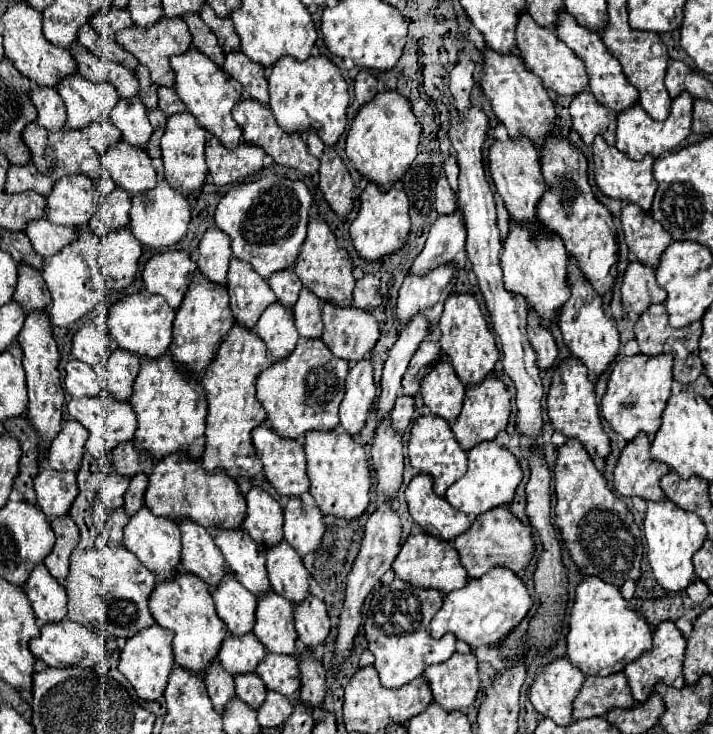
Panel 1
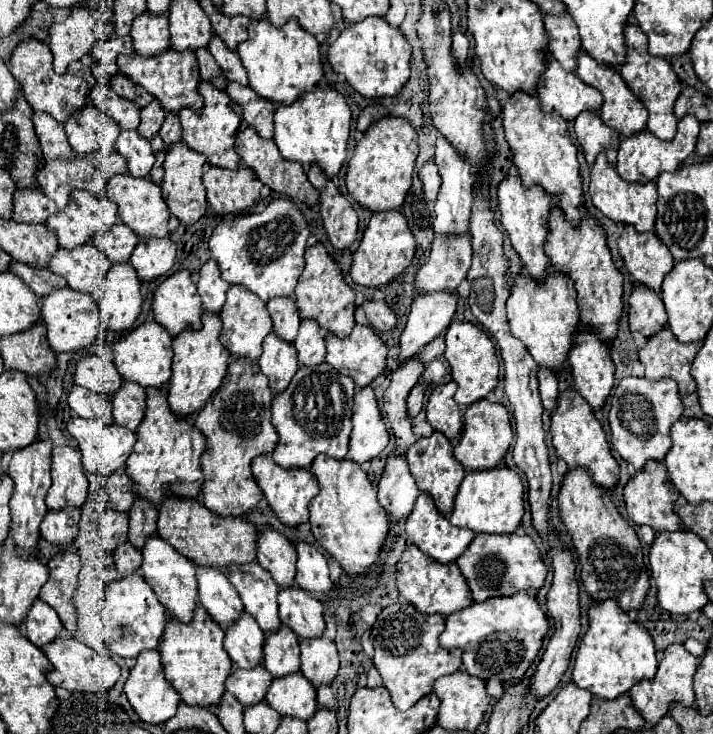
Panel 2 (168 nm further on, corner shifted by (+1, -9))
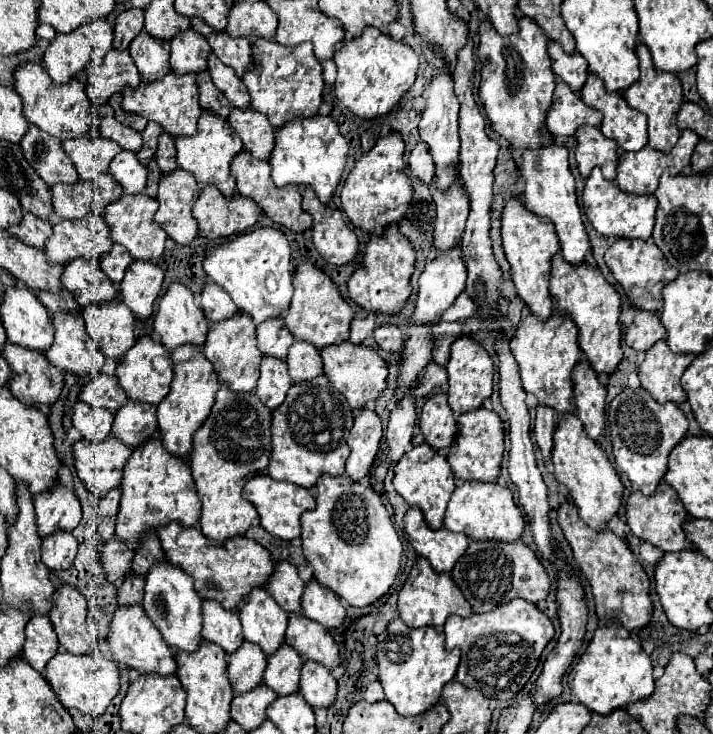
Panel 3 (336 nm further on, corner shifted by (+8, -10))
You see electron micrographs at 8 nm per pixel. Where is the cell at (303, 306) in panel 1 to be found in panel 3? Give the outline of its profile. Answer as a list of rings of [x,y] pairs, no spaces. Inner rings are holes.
[[[295,340],[291,344],[287,354],[287,364],[289,364],[289,374],[293,382],[303,382],[323,374],[323,362],[321,362],[319,350],[303,340]]]

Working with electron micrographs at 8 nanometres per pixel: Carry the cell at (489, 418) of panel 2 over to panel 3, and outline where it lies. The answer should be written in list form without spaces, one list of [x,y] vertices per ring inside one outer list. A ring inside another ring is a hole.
[[[477,408],[471,412],[465,412],[457,418],[457,440],[449,448],[447,460],[451,464],[451,470],[457,480],[481,480],[481,482],[493,482],[499,476],[503,450],[505,450],[505,430],[503,422],[497,412]]]

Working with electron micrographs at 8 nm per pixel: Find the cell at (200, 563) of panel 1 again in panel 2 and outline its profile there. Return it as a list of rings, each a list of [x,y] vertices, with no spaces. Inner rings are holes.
[[[196,567],[198,569],[198,597],[202,607],[208,611],[210,617],[222,627],[228,629],[232,621],[240,617],[242,601],[238,591],[230,585],[228,577],[212,567]]]

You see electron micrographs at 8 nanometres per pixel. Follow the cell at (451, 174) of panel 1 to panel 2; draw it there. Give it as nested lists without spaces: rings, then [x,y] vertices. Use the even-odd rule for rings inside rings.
[[[442,135],[436,139],[434,163],[438,165],[438,171],[440,171],[440,177],[442,177],[440,193],[438,193],[438,199],[436,199],[434,233],[442,235],[442,237],[468,233],[470,231],[468,229],[470,209],[472,209],[472,203],[474,203],[474,195],[472,195],[472,185],[474,185],[472,165],[468,165],[468,161],[464,161],[464,157],[460,157],[460,153],[456,153],[456,149],[452,149],[452,145],[448,145],[448,141],[444,141]]]

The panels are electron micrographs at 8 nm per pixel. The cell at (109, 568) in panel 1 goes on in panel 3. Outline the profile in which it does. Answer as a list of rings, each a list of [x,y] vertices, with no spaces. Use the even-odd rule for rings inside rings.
[[[131,604],[131,606],[117,606],[111,622],[109,622],[109,634],[107,634],[107,644],[113,654],[113,658],[129,668],[135,668],[141,674],[157,672],[157,674],[175,674],[177,664],[173,660],[173,652],[161,638],[161,632],[157,626],[153,626],[151,618],[145,614],[141,604]]]

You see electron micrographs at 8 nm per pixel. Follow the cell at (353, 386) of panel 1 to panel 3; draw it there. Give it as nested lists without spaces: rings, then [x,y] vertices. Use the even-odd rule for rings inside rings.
[[[367,406],[359,408],[355,412],[355,424],[347,438],[347,446],[351,448],[351,454],[345,464],[347,476],[351,476],[353,480],[361,480],[367,476],[369,466],[377,456],[381,436],[383,436],[383,428],[379,416]]]

